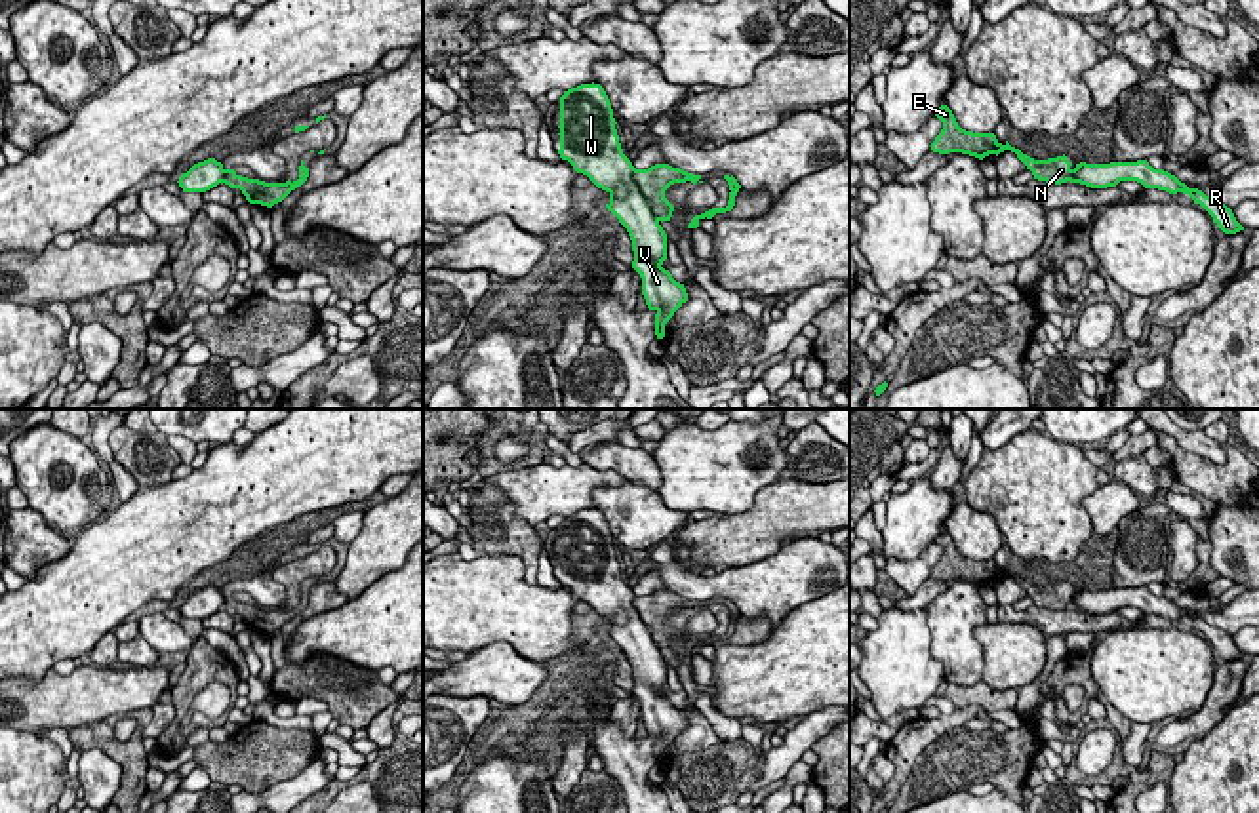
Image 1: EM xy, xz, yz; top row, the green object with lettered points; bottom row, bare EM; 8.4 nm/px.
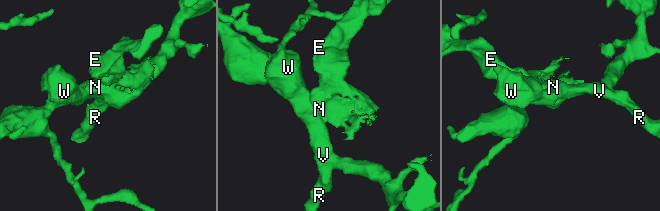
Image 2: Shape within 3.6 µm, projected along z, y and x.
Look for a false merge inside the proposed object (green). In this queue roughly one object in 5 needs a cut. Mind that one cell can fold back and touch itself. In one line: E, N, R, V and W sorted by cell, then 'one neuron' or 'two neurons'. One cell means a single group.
groups E N / R V W; two neurons

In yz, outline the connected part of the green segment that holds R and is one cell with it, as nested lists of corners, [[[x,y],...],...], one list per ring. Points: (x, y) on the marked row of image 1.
[[[1147,160],[1137,162],[1110,162],[1110,164],[1086,164],[1080,162],[1072,169],[1074,183],[1091,187],[1091,188],[1107,188],[1116,187],[1120,181],[1137,181],[1145,188],[1158,188],[1166,190],[1169,194],[1189,194],[1194,204],[1200,204],[1211,217],[1213,223],[1225,232],[1225,234],[1236,234],[1244,230],[1244,227],[1236,221],[1230,208],[1227,208],[1223,202],[1217,202],[1209,196],[1206,196],[1198,188],[1189,188],[1185,183],[1181,183],[1175,175],[1154,169]]]

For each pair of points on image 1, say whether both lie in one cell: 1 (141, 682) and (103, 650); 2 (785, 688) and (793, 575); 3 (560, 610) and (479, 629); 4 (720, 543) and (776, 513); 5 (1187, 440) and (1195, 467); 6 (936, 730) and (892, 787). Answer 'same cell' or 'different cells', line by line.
1: different cells
2: different cells
3: same cell
4: same cell
5: different cells
6: same cell

